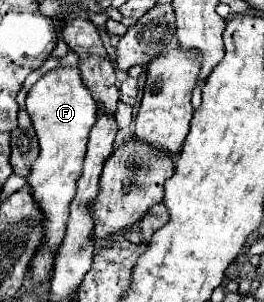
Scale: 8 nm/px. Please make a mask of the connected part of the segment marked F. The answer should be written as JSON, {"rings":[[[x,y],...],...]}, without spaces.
{"rings":[[[74,66],[74,68],[56,68],[48,72],[46,76],[42,76],[32,86],[26,98],[26,110],[32,118],[32,126],[36,130],[38,144],[40,144],[40,154],[36,162],[32,164],[32,170],[26,182],[44,216],[44,224],[42,224],[44,238],[36,254],[32,256],[30,276],[34,284],[42,284],[50,280],[52,266],[54,266],[54,254],[64,240],[66,222],[70,214],[70,202],[76,194],[76,180],[80,178],[88,134],[96,122],[96,104],[92,96],[88,94],[88,88],[84,88],[80,80],[78,68]]]}

